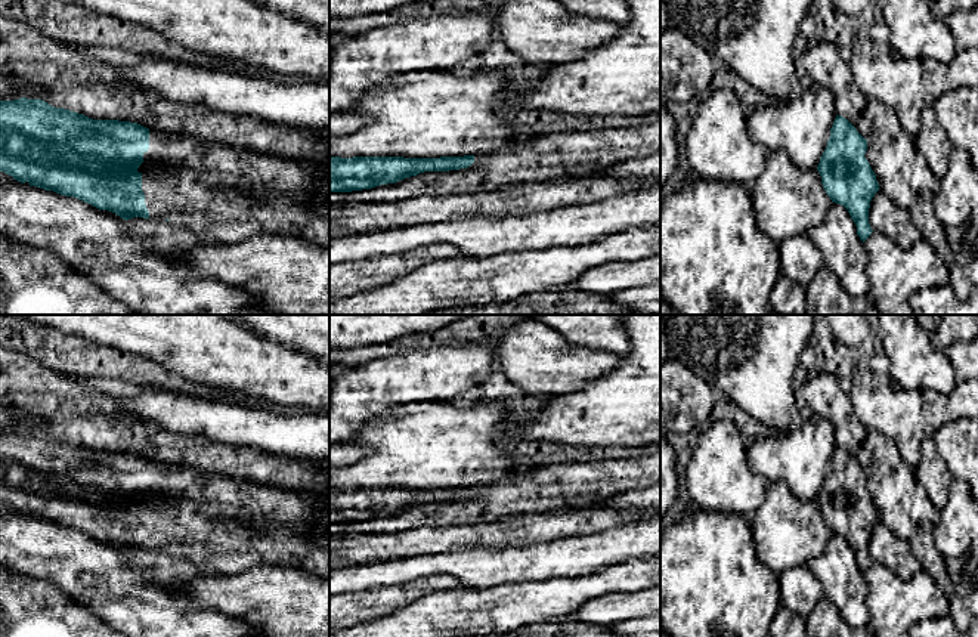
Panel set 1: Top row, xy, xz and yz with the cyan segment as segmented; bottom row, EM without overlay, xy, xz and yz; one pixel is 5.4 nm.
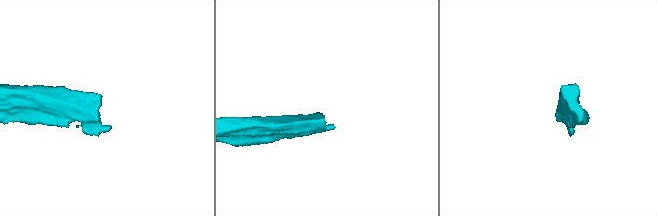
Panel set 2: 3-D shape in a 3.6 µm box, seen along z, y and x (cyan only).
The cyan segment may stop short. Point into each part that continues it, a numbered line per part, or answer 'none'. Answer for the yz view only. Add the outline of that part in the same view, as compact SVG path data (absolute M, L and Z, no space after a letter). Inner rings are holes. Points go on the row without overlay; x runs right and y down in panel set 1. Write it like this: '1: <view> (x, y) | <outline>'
none

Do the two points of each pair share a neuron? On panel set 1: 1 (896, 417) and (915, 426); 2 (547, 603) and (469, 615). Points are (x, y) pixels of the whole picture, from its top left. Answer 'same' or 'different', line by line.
1: same
2: same

